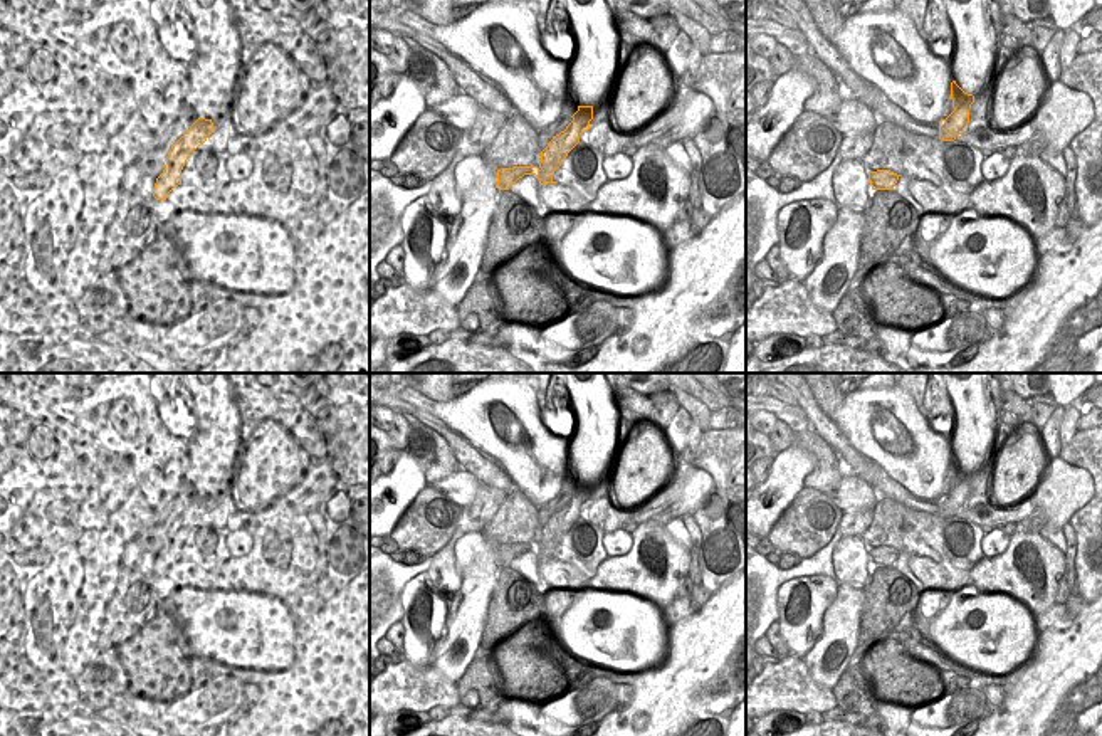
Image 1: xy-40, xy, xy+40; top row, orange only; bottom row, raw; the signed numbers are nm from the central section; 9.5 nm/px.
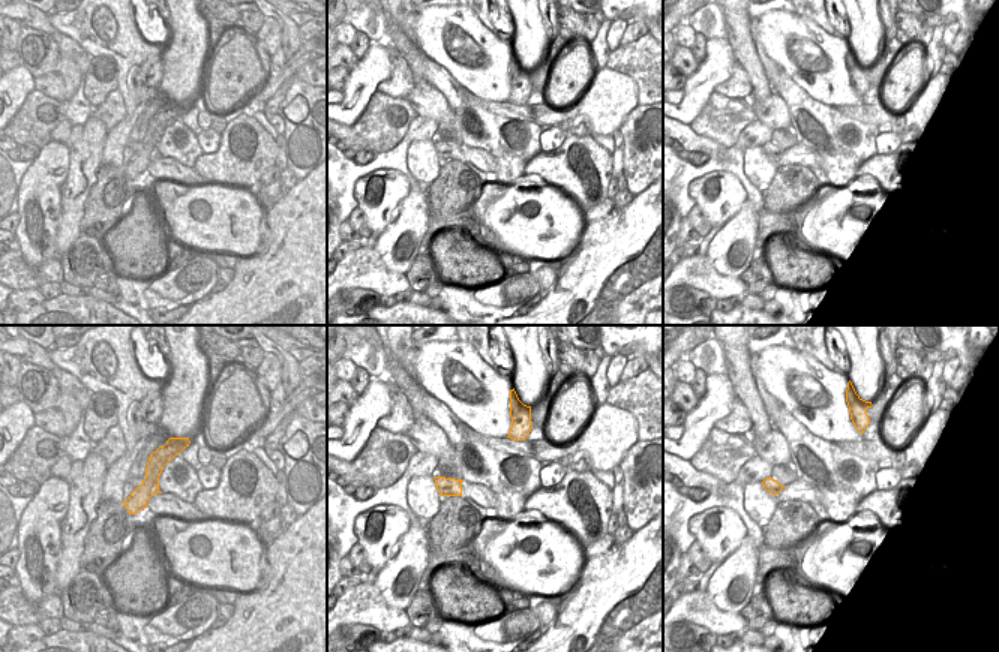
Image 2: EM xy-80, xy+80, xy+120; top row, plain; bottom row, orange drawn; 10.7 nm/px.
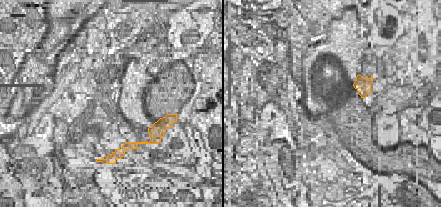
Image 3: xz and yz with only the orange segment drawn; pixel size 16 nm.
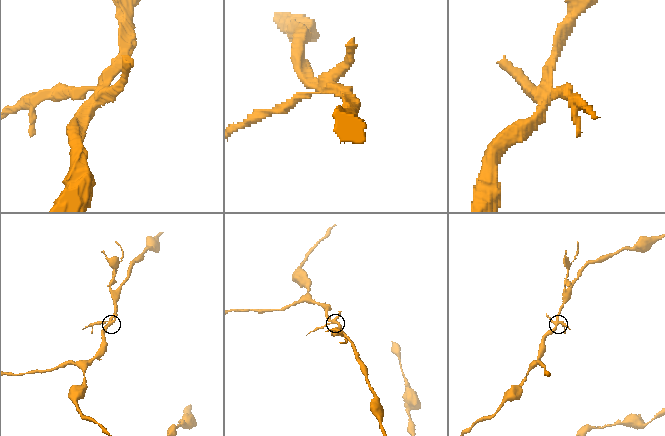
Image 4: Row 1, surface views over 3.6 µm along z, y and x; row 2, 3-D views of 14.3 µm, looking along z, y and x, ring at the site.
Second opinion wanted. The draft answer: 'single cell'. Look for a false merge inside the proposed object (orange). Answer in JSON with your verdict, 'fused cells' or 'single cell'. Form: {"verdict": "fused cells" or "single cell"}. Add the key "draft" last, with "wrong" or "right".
{"verdict": "fused cells", "draft": "wrong"}

